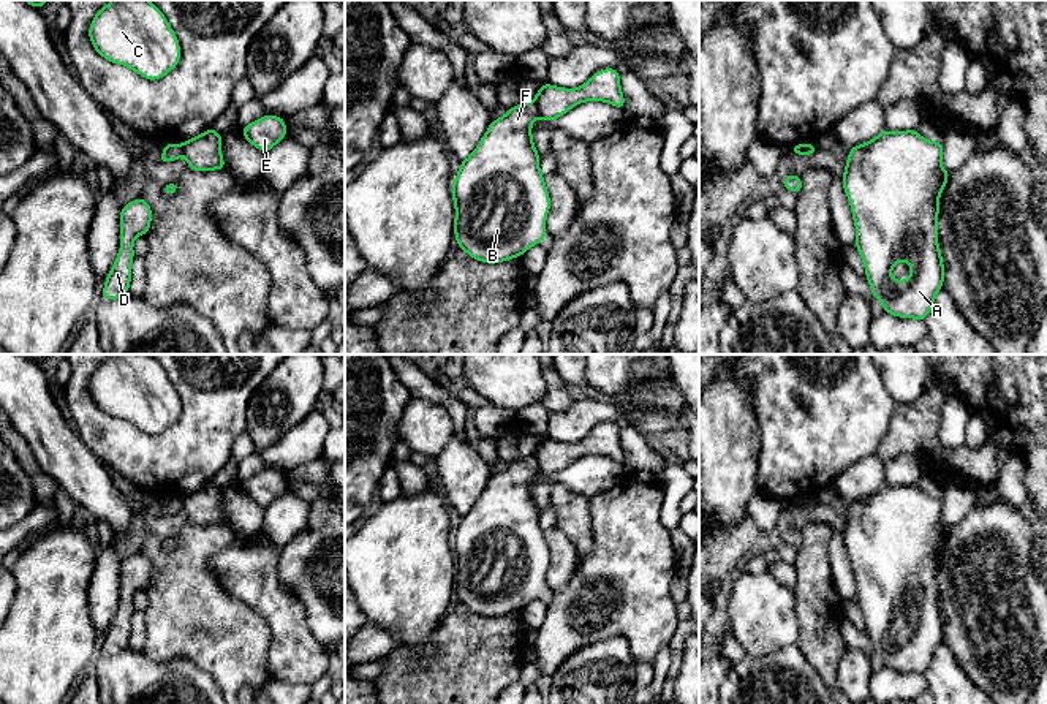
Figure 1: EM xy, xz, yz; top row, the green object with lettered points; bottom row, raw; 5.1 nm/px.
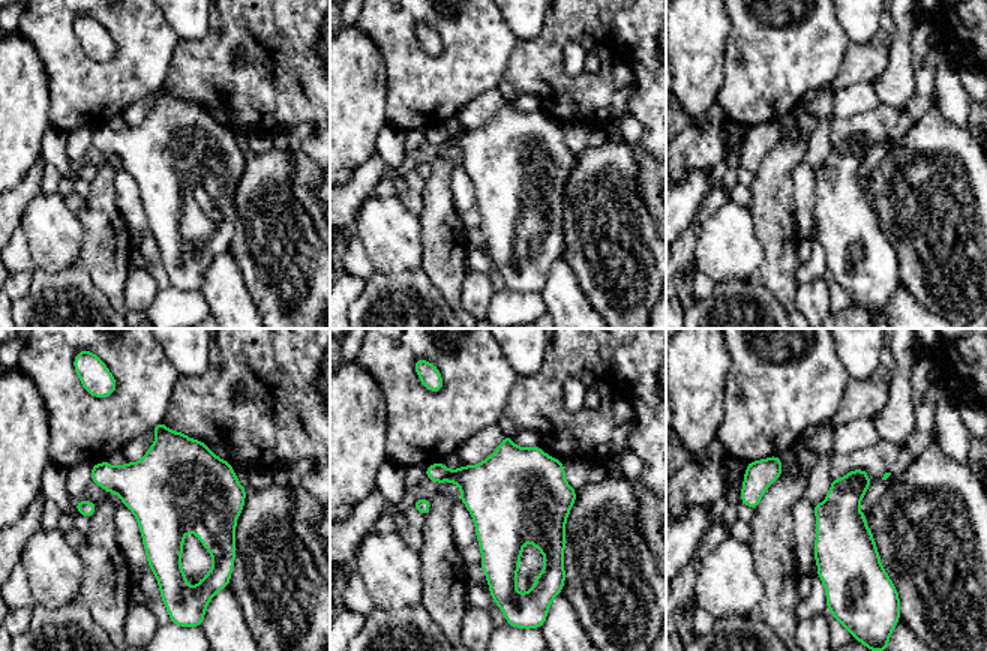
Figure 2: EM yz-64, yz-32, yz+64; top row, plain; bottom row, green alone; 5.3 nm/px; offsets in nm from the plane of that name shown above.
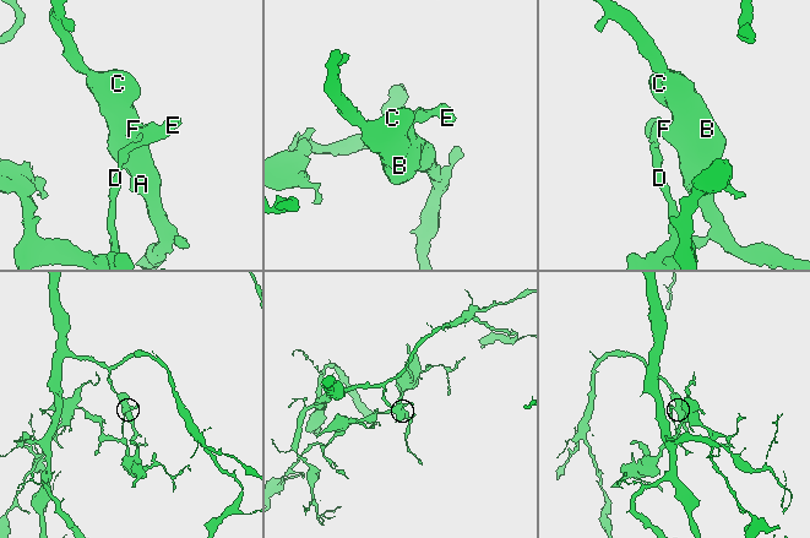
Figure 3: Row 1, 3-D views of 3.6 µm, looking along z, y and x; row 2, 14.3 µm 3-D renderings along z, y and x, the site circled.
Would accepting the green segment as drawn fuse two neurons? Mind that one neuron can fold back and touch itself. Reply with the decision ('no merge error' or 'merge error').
merge error

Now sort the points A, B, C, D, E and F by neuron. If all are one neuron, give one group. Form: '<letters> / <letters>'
A B C F / D E

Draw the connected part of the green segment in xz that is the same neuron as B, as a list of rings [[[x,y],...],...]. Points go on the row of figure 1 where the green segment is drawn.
[[[535,101],[512,106],[503,117],[490,122],[478,147],[460,161],[451,185],[455,207],[454,233],[459,248],[478,261],[495,264],[522,256],[547,234],[550,198],[539,171],[541,155],[530,131],[536,119]]]

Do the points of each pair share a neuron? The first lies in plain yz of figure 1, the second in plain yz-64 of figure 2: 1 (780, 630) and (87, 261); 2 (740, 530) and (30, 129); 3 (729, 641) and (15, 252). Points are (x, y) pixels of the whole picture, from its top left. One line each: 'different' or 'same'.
1: different
2: different
3: same

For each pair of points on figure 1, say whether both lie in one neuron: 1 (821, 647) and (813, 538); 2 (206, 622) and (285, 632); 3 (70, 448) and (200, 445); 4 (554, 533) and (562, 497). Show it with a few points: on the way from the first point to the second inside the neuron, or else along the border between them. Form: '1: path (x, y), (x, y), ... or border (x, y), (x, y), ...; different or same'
1: path (820, 620), (815, 614), (813, 565); same
2: border (244, 601), (268, 627), (268, 668); different
3: border (73, 429), (106, 464); different
4: border (555, 526), (573, 545), (578, 556); different

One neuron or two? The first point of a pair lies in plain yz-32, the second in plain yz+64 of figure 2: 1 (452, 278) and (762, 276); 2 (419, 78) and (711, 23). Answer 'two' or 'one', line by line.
1: one
2: two

